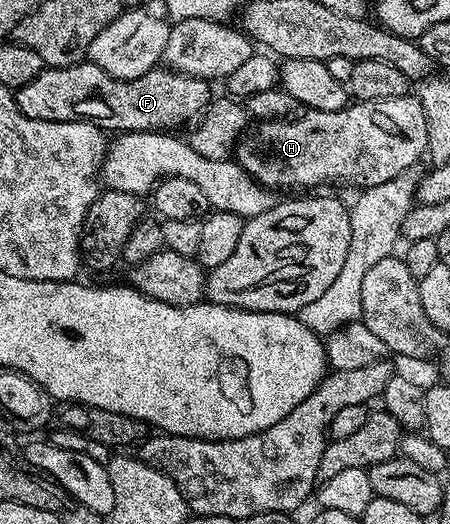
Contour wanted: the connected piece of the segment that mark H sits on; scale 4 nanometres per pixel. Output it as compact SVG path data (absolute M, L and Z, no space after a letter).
M415 94L398 98L356 100L348 103L342 110L308 110L303 114L297 114L287 120L261 120L255 125L257 128L249 127L236 141L234 159L256 183L277 190L276 188L292 188L295 184L304 188L307 184L316 184L324 179L345 180L348 184L357 184L356 188L363 190L387 182L417 163L428 147L426 114L422 114L422 106Z

